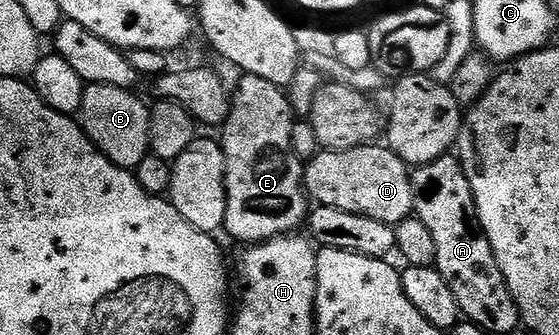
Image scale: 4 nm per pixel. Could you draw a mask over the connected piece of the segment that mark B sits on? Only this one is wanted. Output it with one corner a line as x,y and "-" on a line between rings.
114,85
85,86
82,105
78,112
78,122
84,134
92,140
95,150
102,152
114,165
134,169
150,153
152,138
150,137
149,104
144,104
138,96
126,87

